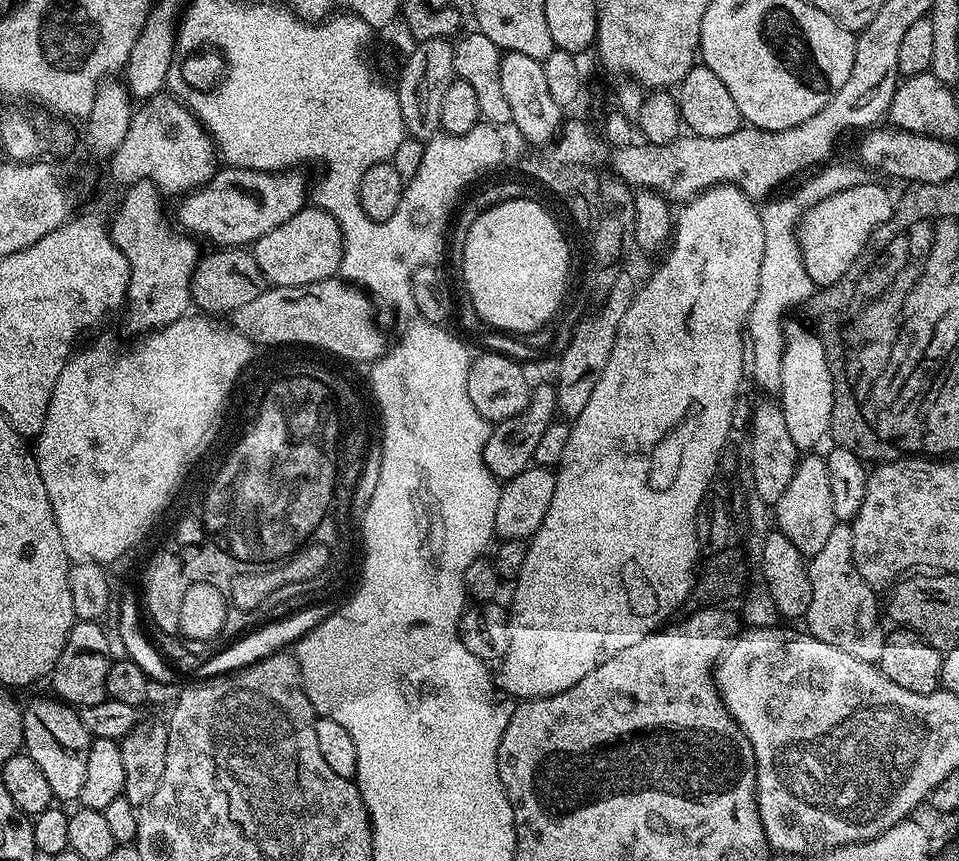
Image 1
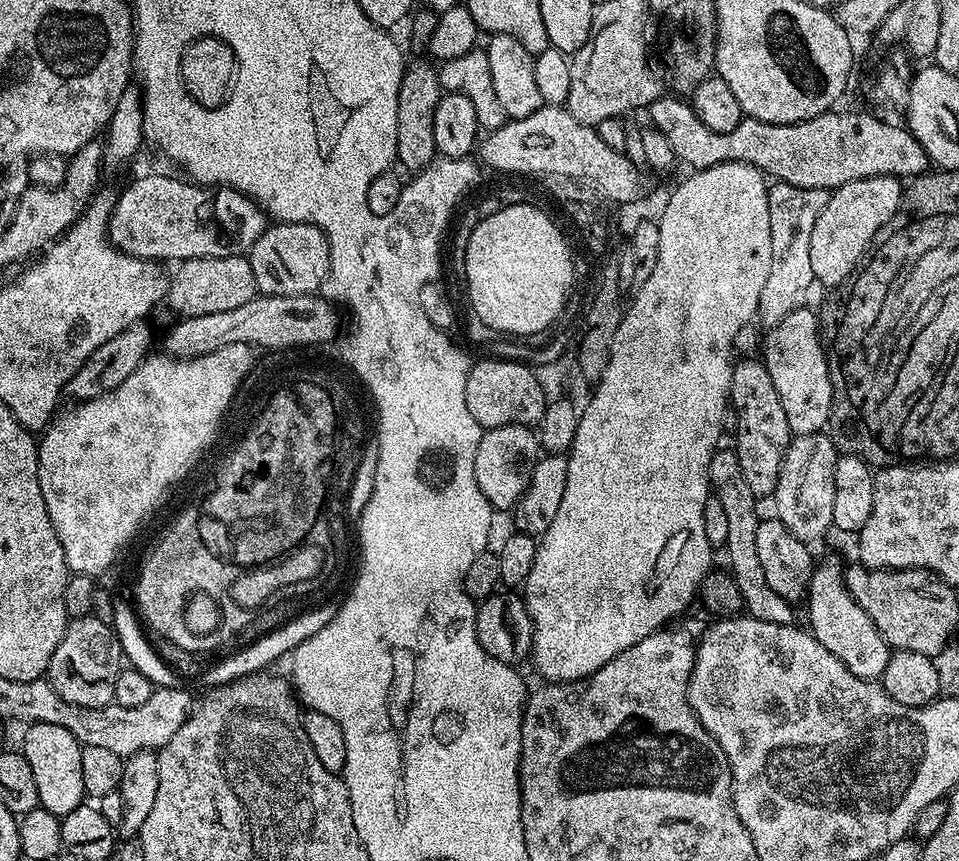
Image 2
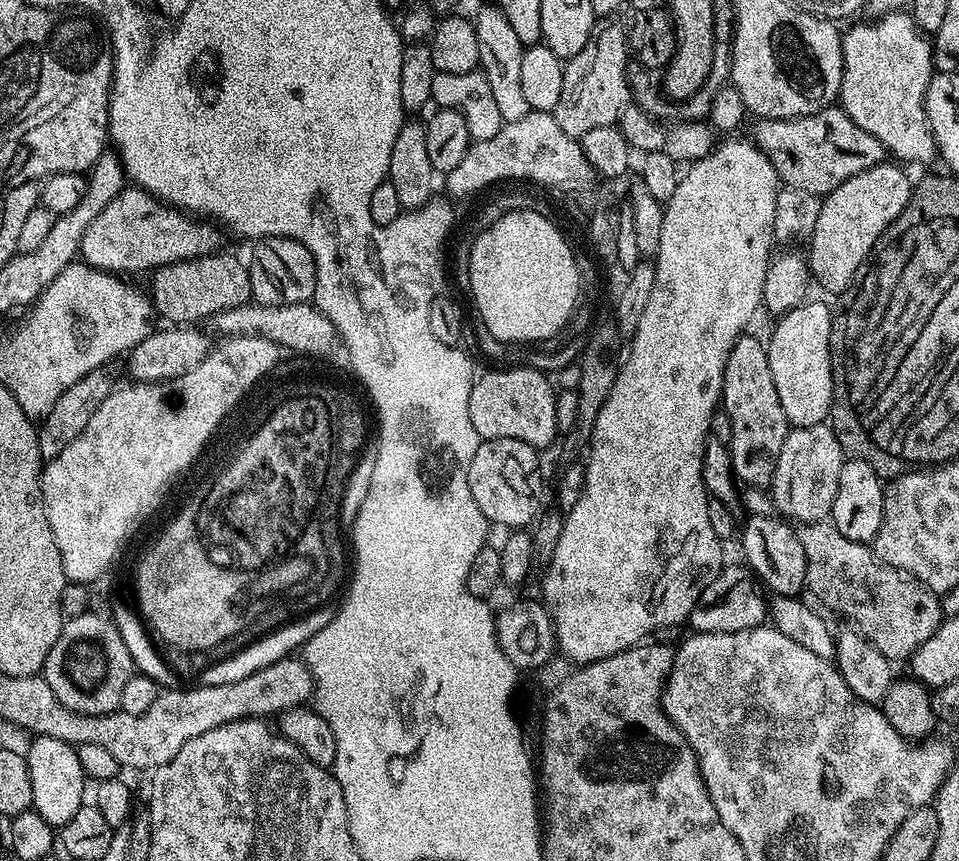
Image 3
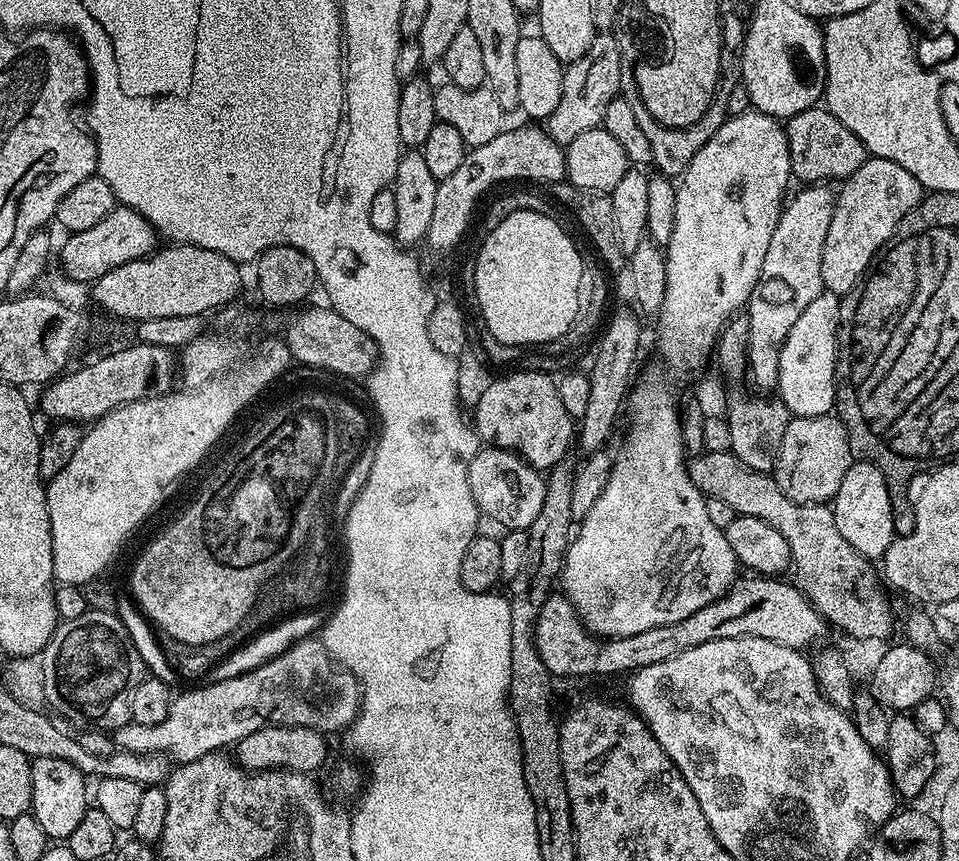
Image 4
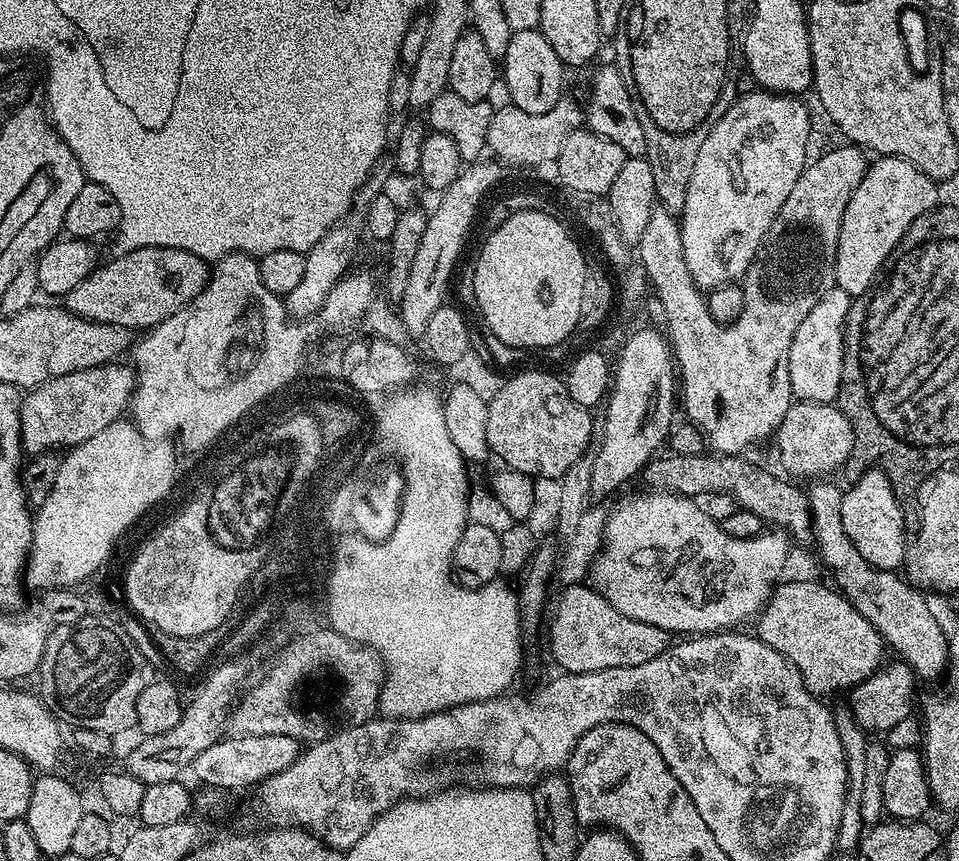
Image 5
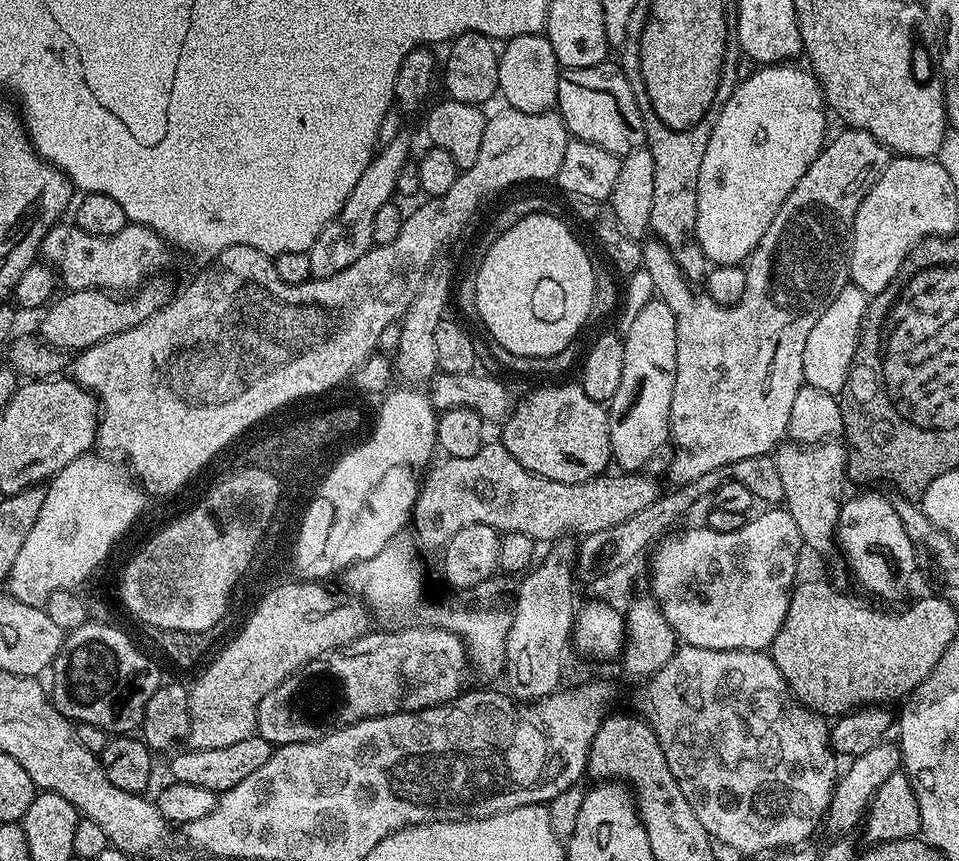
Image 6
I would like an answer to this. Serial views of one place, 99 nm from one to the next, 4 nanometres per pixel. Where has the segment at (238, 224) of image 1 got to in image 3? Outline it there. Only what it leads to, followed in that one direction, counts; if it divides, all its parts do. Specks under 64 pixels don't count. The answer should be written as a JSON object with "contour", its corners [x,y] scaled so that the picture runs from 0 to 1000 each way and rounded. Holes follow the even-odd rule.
{"contour":[[[131,216],[90,262],[82,301],[107,316],[135,318],[164,314],[188,302],[228,294],[235,286],[235,271],[222,257],[197,249],[158,228],[150,218]]]}

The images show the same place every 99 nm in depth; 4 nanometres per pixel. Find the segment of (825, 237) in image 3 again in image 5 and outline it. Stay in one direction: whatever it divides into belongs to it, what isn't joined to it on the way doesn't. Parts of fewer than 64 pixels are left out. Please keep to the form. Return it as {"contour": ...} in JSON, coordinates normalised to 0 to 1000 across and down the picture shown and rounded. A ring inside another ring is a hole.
{"contour":[[[919,181],[910,185],[905,192],[899,211],[895,211],[895,221],[886,225],[886,235],[882,235],[882,249],[878,249],[878,267],[874,267],[874,290],[870,304],[872,333],[882,337],[886,345],[898,344],[903,336],[913,329],[922,305],[936,286],[938,278],[949,267],[949,262],[958,251],[977,240],[980,228],[977,210],[971,209],[957,193],[945,188],[935,181]]]}

